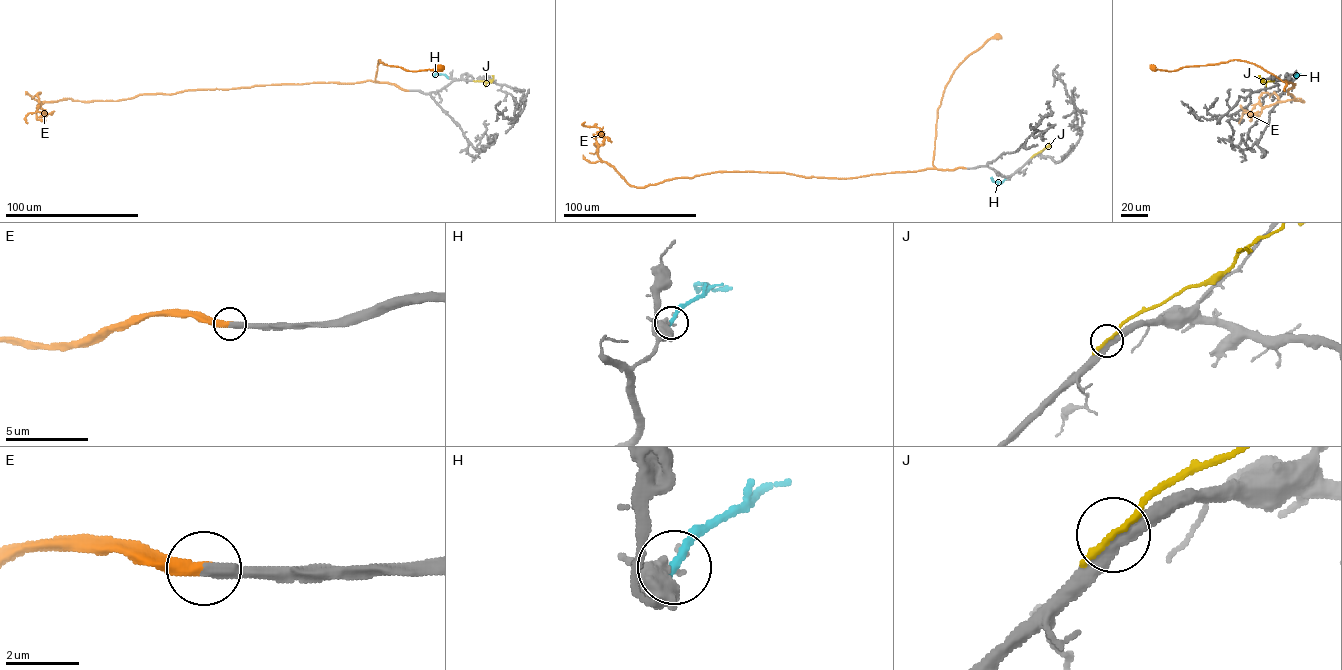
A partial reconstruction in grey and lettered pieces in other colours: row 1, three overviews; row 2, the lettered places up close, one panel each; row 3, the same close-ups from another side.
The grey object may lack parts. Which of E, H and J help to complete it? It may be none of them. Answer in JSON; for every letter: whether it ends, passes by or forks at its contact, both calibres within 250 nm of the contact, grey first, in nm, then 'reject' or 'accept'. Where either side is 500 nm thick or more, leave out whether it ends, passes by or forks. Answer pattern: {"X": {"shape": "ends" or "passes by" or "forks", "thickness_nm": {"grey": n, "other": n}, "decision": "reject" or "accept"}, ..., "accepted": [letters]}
{"E": {"shape": "ends", "thickness_nm": {"grey": 400, "other": 420}, "decision": "accept"}, "H": {"shape": "ends", "thickness_nm": {"grey": 220, "other": 300}, "decision": "reject"}, "J": {"shape": "ends", "thickness_nm": {"grey": 360, "other": 220}, "decision": "reject"}, "accepted": ["E"]}

